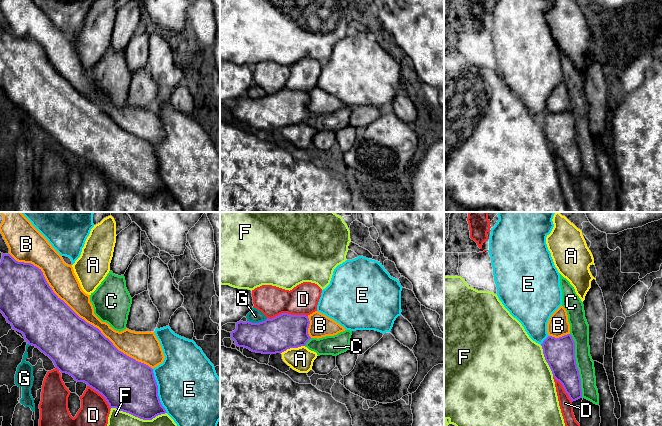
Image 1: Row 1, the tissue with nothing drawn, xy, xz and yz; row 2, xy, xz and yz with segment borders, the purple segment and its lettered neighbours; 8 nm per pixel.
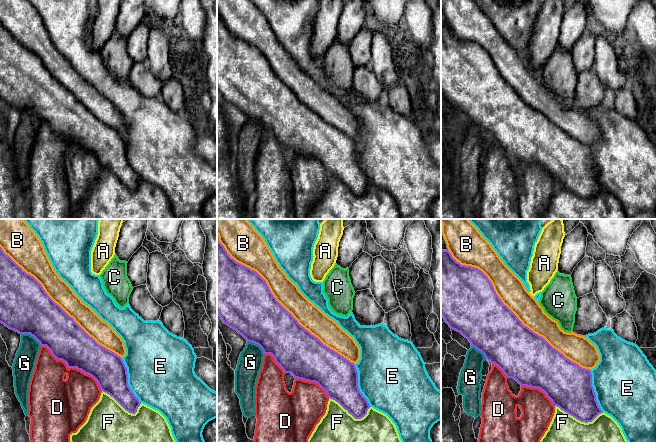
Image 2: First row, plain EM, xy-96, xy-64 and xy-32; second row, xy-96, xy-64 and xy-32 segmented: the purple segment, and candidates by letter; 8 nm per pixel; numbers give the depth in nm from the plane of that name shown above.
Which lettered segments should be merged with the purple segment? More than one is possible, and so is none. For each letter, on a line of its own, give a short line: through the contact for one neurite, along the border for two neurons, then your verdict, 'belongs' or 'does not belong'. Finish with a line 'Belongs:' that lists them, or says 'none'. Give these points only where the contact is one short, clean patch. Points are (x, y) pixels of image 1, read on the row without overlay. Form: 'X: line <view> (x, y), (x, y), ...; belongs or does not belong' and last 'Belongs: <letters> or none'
A: line xz (304, 121), (287, 124), (281, 129); does not belong
B: belongs
C: does not belong
D: does not belong
E: does not belong
F: does not belong
G: does not belong
Belongs: B

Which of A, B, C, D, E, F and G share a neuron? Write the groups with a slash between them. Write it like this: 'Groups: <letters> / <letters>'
Groups: A / B / C / D / E / F / G

